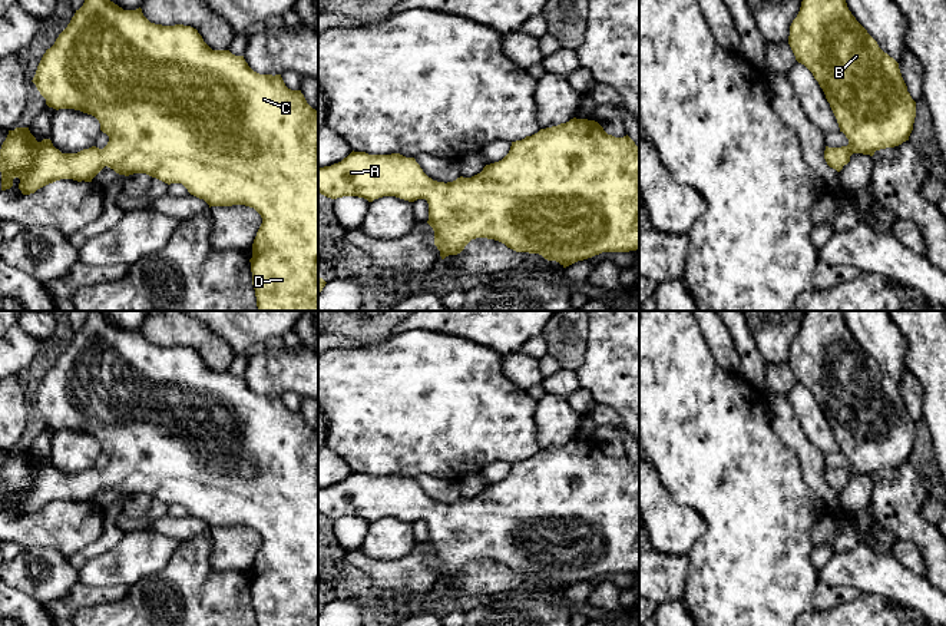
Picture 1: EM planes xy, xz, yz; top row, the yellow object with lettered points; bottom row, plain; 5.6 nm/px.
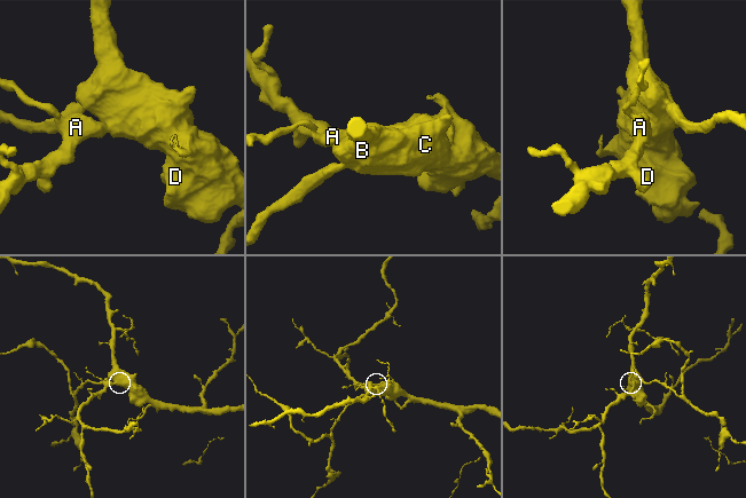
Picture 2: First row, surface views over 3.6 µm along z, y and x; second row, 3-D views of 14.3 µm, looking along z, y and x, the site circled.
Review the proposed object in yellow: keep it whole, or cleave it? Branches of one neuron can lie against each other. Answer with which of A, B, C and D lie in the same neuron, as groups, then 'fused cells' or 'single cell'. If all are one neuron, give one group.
A B C D; single cell

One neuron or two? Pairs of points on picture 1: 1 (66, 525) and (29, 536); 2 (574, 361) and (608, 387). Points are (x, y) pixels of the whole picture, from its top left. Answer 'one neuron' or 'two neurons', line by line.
1: one neuron
2: two neurons

